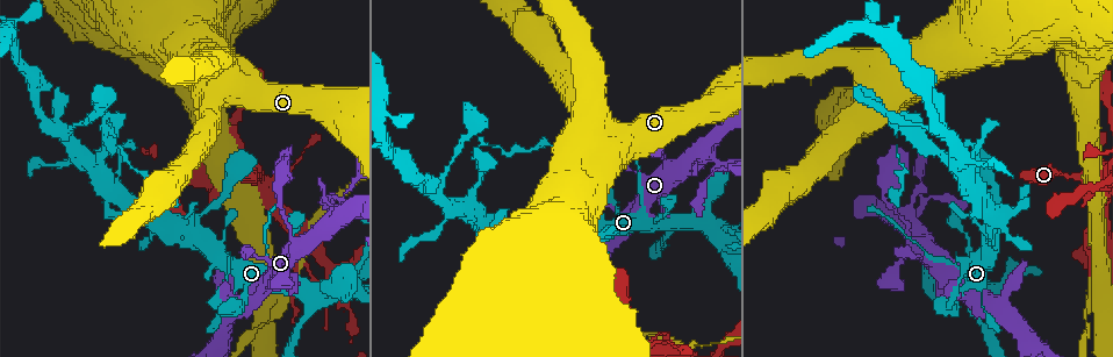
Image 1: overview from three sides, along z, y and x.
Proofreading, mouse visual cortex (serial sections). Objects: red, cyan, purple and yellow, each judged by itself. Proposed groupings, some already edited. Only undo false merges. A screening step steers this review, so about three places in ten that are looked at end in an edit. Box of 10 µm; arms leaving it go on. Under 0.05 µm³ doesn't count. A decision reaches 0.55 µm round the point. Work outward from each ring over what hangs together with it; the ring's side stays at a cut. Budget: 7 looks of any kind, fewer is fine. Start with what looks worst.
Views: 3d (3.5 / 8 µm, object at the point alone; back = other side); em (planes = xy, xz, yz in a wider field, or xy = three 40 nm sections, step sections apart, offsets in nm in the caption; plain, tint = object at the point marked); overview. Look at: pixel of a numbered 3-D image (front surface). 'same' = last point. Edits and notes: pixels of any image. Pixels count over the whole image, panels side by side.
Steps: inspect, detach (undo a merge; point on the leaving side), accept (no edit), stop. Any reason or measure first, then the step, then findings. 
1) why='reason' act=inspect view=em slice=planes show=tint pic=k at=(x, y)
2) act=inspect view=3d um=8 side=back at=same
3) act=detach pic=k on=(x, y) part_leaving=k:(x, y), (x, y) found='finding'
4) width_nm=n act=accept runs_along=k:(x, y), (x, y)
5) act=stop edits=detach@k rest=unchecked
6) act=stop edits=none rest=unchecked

why='two arms in line, one across' act=inspect view=3d um=3.5 pic=1 at=(1093, 325)

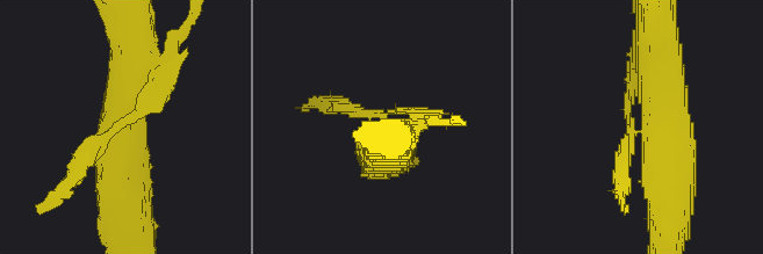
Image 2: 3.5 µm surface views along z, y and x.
arms=3 arm_widths_nm=250,600,700 act=inspect view=em slice=planes show=tint pic=2 at=(370, 119)

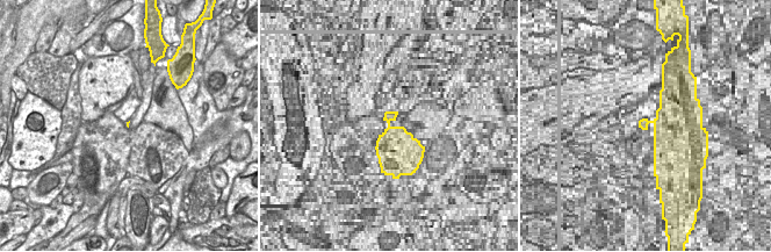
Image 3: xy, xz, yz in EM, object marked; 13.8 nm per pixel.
why='cut it another way' act=inspect view=em slice=xy step=1 show=tint at=same

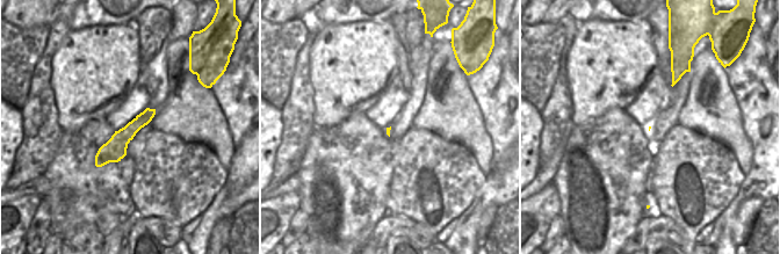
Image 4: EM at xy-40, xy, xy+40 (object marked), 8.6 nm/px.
width_nm=40 act=detach pic=2 on=(85, 147) part_leaving=2:(155, 65), (168, 62), (187, 26) found='a second cell is stuck on'

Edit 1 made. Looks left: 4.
why='branch point' act=inspect view=3d um=3.5 pic=1 at=(107, 133)

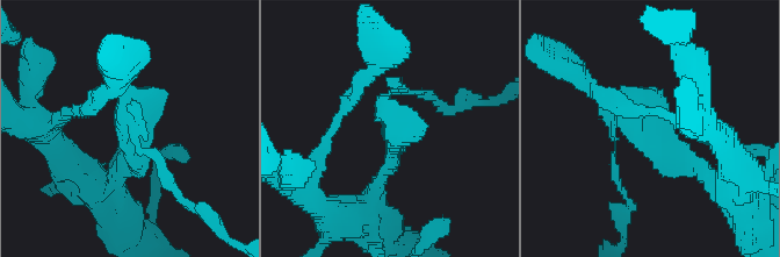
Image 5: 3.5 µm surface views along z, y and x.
act=inspect view=em slice=planes show=tint pic=5 at=(392, 128)

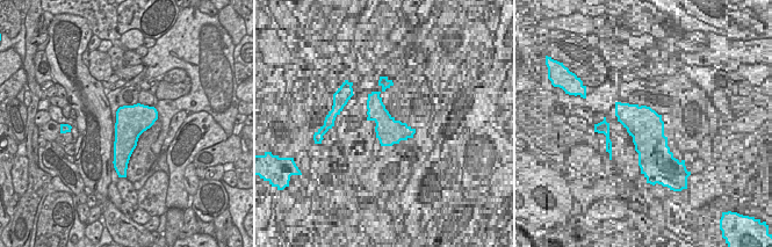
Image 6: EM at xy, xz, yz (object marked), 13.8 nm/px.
act=detach pic=5 on=(420, 94) part_leaving=5:(391, 94), (424, 94), (446, 108), (463, 106) found='a second cell is stuck on'

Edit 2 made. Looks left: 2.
act=stop edits=detach@2,detach@5 rest=unchecked

